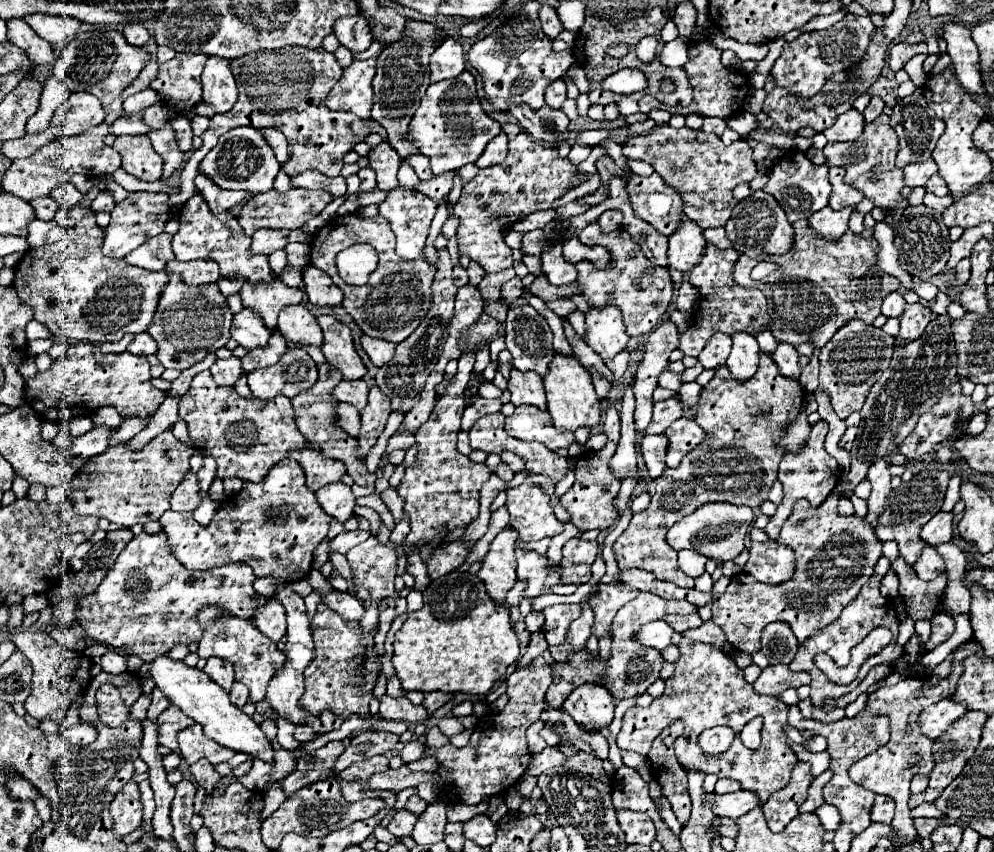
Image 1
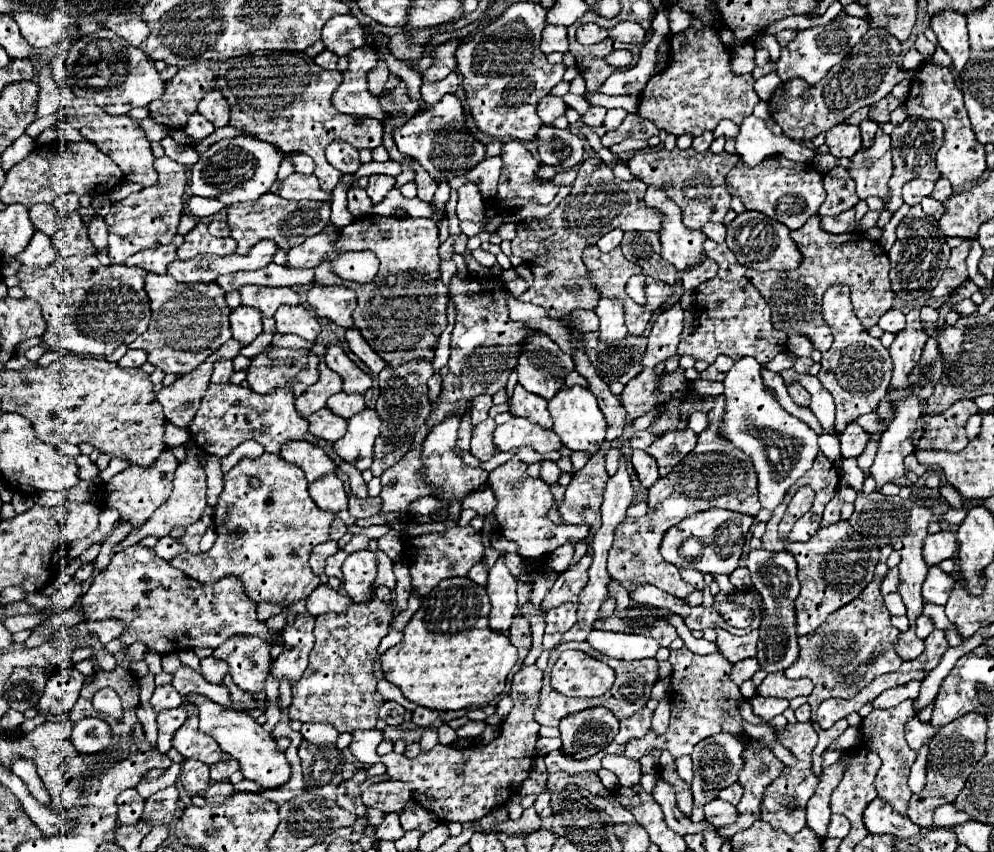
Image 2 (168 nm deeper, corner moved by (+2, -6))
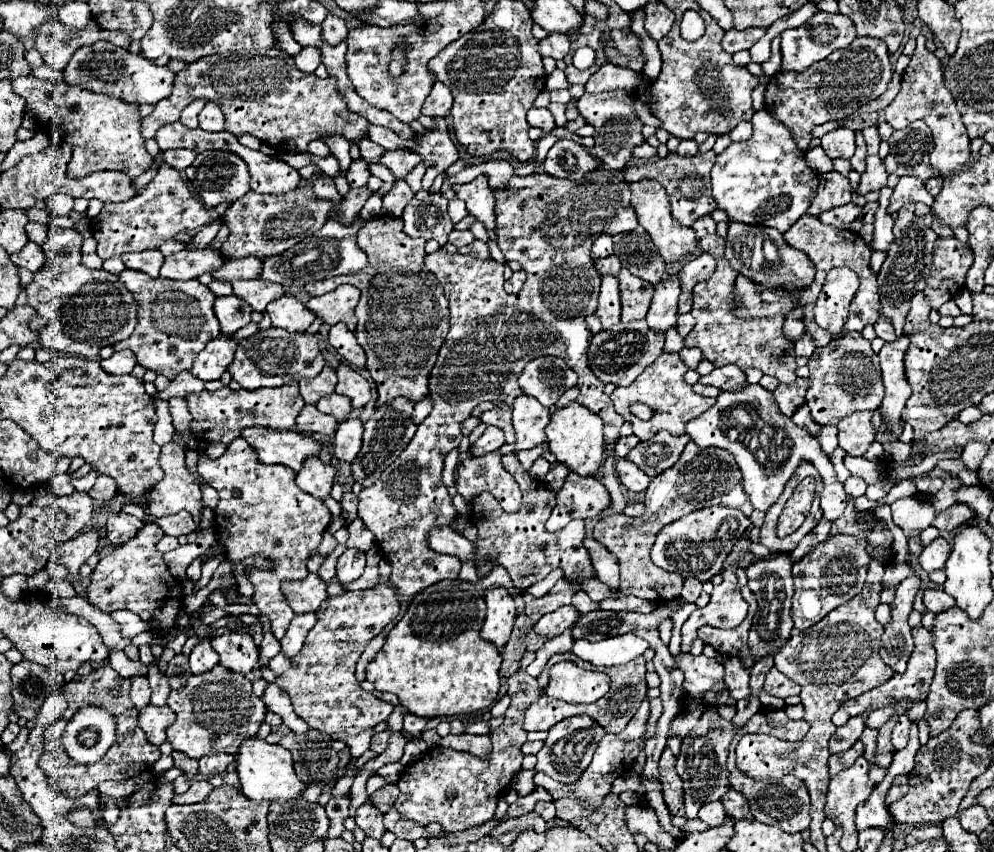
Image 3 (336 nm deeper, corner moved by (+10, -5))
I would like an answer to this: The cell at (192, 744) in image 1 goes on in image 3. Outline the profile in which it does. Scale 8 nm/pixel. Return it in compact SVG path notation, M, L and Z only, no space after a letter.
M222 665L202 675L192 675L182 689L170 691L168 707L176 713L176 721L166 729L166 737L176 751L194 759L214 751L236 755L240 741L254 737L266 715L266 705L252 693L250 679Z

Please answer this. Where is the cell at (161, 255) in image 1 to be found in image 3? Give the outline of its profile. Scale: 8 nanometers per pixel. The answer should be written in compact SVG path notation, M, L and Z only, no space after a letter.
M158 249L140 251L140 253L126 253L126 255L122 255L122 261L128 269L148 273L150 277L158 277L158 271L164 263L164 255Z

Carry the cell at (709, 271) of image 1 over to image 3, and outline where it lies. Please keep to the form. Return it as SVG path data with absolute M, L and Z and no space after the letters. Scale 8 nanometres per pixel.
M708 235L700 241L700 247L708 251L716 259L716 271L706 281L706 287L702 289L702 283L694 287L694 305L692 315L696 319L694 329L684 339L686 347L698 347L704 353L704 359L712 361L716 367L724 365L738 365L740 369L756 367L762 369L764 375L776 377L780 383L792 383L796 379L796 355L794 355L794 341L784 337L782 323L784 315L776 317L762 317L762 319L738 319L734 315L732 307L732 289L736 271L730 267L728 259L724 257L724 239L720 235Z

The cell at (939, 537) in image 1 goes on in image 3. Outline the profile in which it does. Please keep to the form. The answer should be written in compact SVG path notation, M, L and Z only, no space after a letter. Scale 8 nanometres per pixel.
M938 537L928 547L922 549L922 553L920 553L920 565L928 573L936 571L936 569L944 569L948 555L950 555L950 543L944 537Z

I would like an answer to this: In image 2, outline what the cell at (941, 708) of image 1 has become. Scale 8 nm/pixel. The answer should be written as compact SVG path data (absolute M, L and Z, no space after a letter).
M914 716L906 724L908 746L914 748L914 750L920 750L936 732L938 732L938 728L934 728L930 722L920 722L918 716Z

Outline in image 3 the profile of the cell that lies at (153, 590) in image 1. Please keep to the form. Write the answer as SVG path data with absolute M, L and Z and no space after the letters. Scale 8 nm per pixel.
M146 523L128 543L118 545L106 555L94 569L86 599L100 611L112 613L116 609L128 609L138 613L152 633L168 633L174 629L176 617L182 607L182 585L170 575L162 553L156 551L156 543L164 537L164 531L156 523Z

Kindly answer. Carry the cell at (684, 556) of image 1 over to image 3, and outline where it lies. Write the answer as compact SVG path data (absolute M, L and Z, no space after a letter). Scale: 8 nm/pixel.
M686 579L684 581L684 587L682 587L682 599L686 601L686 603L694 603L696 599L698 599L698 595L702 593L702 583L698 581L698 579Z

